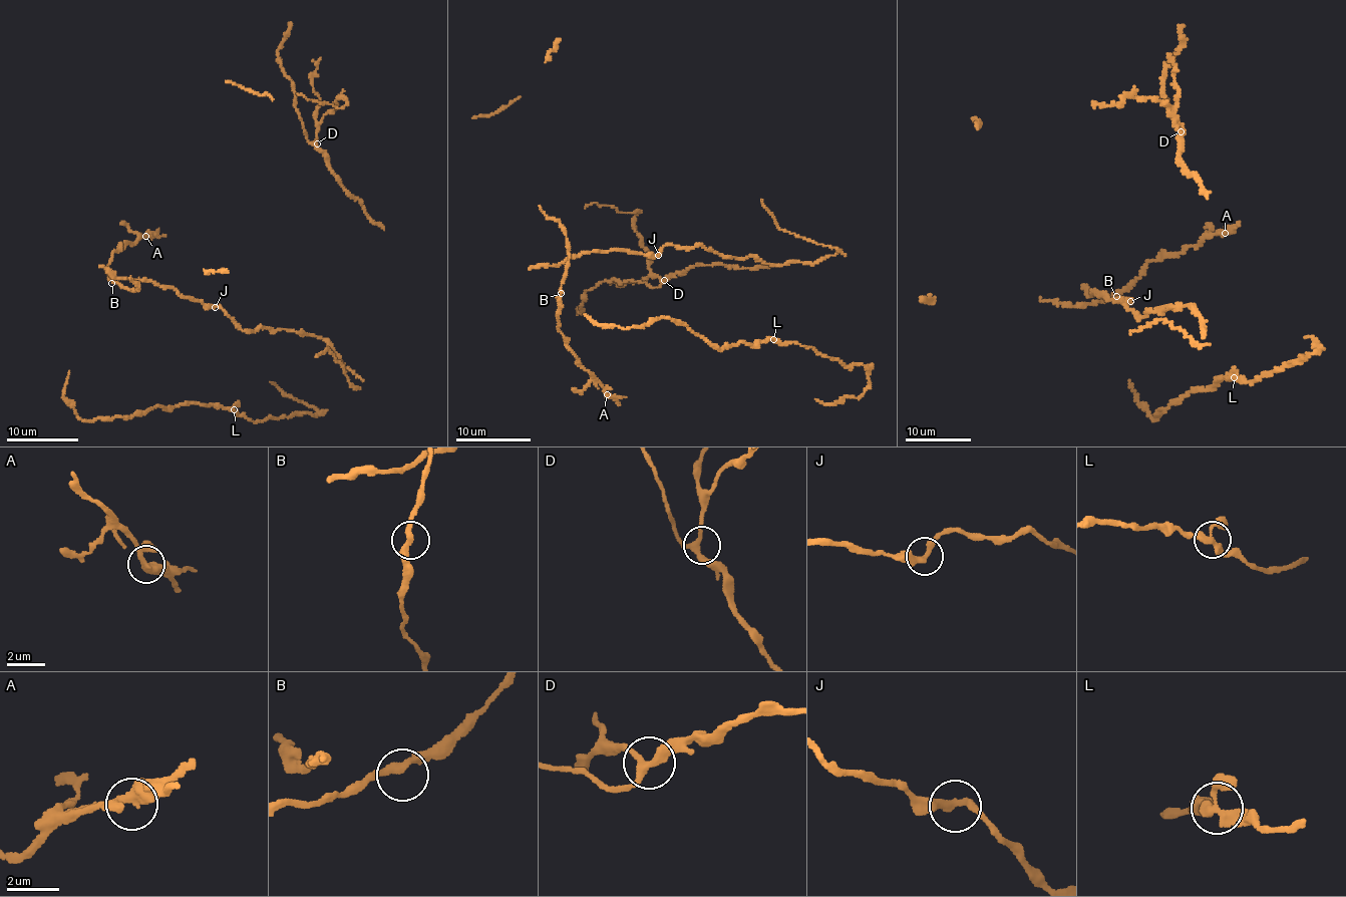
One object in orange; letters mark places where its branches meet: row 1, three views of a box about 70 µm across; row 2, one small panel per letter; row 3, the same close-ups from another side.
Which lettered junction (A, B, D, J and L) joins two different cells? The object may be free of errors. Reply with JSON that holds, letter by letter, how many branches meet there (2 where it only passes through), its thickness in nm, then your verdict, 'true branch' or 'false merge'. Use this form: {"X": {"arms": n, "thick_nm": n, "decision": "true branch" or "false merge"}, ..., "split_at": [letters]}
{"A": {"arms": 3, "thick_nm": 320, "decision": "true branch"}, "B": {"arms": 2, "thick_nm": 260, "decision": "true branch"}, "D": {"arms": 3, "thick_nm": 280, "decision": "true branch"}, "J": {"arms": 2, "thick_nm": 340, "decision": "true branch"}, "L": {"arms": 3, "thick_nm": 280, "decision": "true branch"}, "split_at": []}

